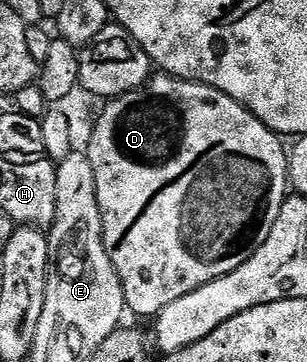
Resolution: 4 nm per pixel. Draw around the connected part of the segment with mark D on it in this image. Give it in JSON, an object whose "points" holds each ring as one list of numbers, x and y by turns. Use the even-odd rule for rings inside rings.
{"points":[[155,73,146,85,119,95,104,107,107,108,90,128,91,144,85,147,85,154,93,165,97,201,103,218,105,249,109,253,109,261,113,261,117,269,119,280,123,282,126,310,130,314,132,311,135,315,154,317,165,309,165,305,173,305,173,301,185,297,185,293,193,293,193,289,201,289,201,285,233,273,237,265,249,261,249,257,253,257,253,253,257,253,257,249,269,241,269,233,273,233,273,225,277,225,277,213,281,213,281,205,289,198,289,151,286,146,283,148,284,140,265,126,249,108,233,101,233,97,224,91,198,83,195,79]]}

